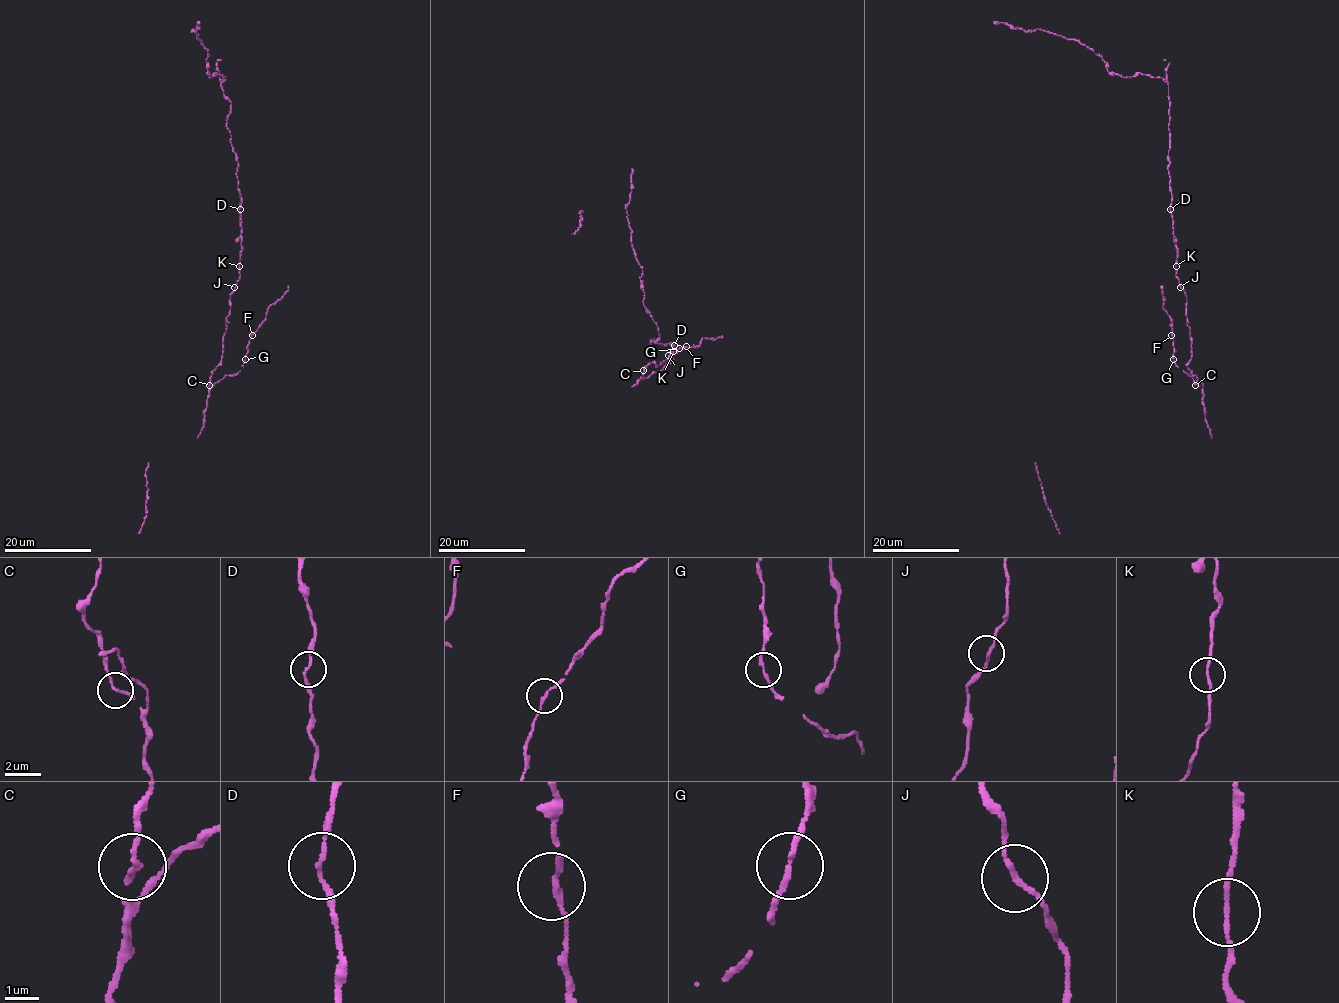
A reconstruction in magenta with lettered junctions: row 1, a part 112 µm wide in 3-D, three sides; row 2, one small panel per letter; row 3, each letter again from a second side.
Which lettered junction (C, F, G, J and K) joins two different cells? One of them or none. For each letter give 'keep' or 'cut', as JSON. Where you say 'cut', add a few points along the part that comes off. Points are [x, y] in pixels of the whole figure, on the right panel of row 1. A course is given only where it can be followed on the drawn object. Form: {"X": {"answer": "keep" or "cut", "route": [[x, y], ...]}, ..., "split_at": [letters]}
{"C": {"answer": "keep"}, "F": {"answer": "keep"}, "G": {"answer": "keep"}, "J": {"answer": "keep"}, "K": {"answer": "keep"}, "split_at": []}

